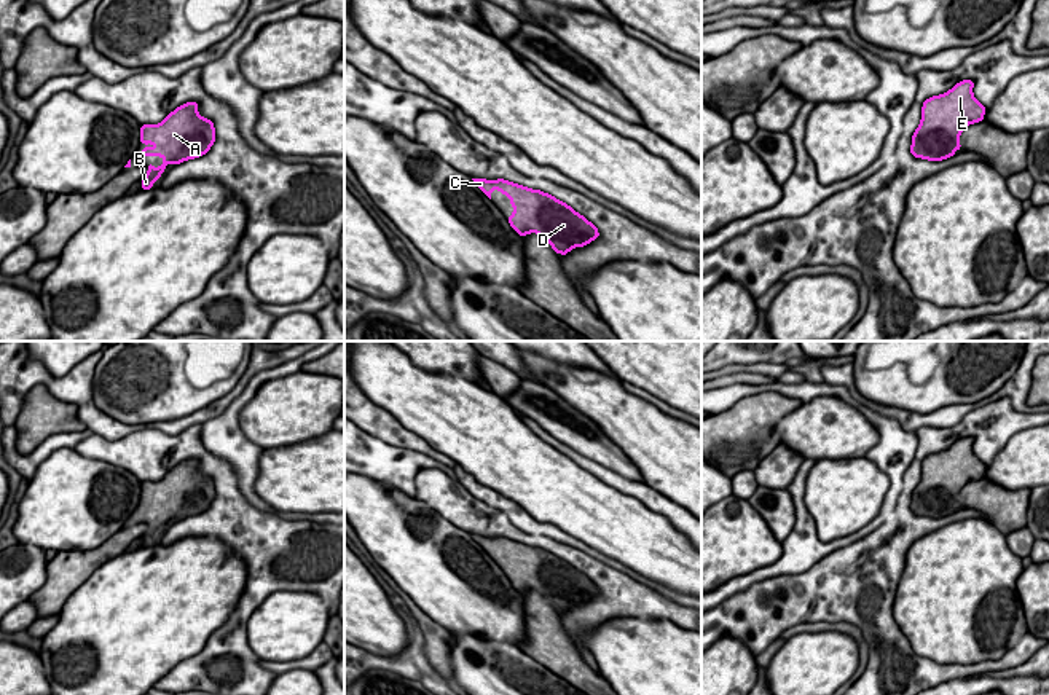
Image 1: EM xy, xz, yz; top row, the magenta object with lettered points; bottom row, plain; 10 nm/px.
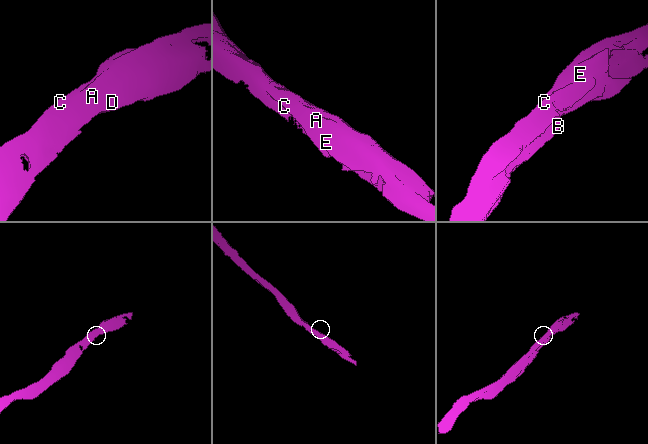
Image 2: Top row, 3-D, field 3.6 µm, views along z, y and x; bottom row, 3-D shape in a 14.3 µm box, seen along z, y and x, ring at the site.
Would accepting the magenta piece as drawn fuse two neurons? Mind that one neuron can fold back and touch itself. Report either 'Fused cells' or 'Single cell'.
Single cell

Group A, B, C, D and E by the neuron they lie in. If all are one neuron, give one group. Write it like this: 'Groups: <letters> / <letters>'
Groups: A B C D E

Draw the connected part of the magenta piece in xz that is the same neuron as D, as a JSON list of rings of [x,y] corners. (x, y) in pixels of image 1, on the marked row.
[[[472,179],[491,199],[491,191],[499,190],[510,198],[513,214],[507,218],[523,238],[537,233],[556,253],[566,255],[574,247],[583,247],[598,239],[598,228],[572,207],[540,190],[531,190],[509,180]]]

